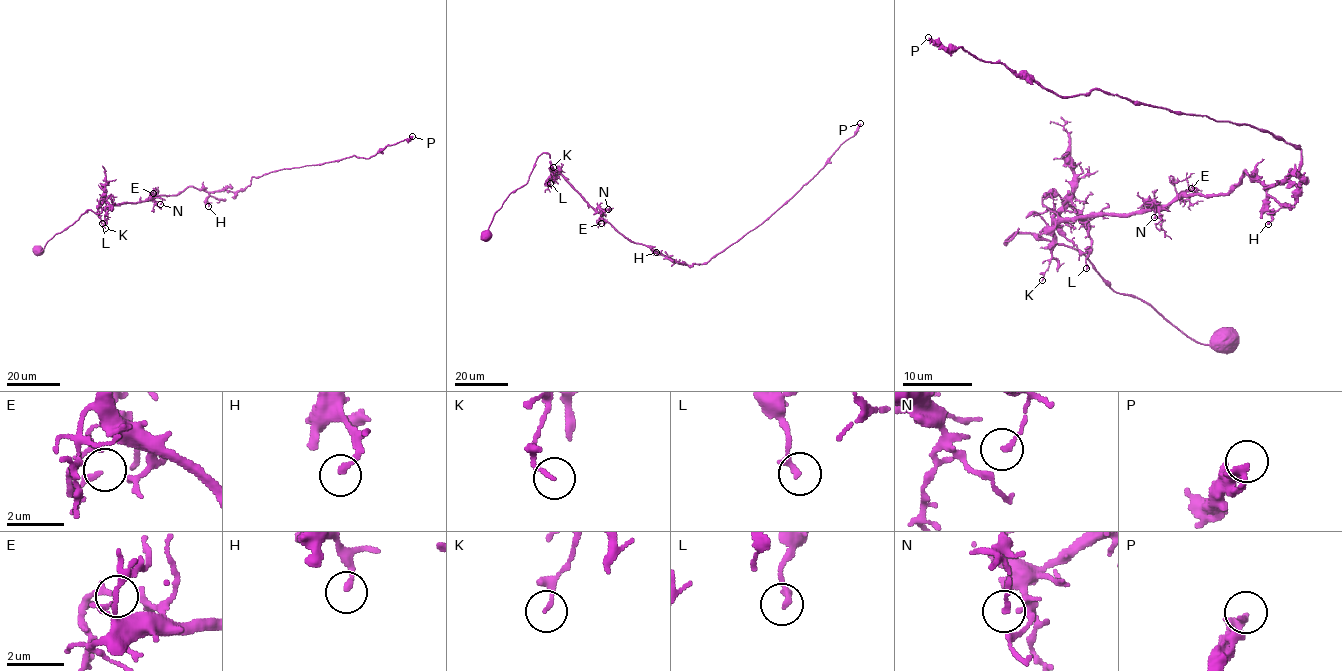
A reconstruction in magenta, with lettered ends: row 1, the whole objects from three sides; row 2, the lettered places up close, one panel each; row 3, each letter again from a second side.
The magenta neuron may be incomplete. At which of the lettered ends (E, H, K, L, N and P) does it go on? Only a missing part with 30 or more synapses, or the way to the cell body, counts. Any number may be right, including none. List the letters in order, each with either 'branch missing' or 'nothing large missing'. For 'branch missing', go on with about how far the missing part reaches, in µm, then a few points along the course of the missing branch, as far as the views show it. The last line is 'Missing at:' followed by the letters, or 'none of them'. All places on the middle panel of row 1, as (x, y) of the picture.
E: nothing large missing
H: nothing large missing
K: nothing large missing
L: nothing large missing
N: nothing large missing
P: nothing large missing
Missing at: none of them

